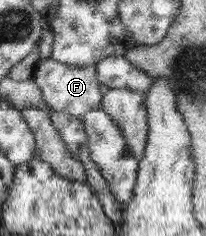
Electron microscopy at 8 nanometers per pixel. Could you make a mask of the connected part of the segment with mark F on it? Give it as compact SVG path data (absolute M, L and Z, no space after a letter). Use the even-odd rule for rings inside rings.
M52 56L37 61L32 77L42 89L42 94L49 110L56 110L76 116L82 120L86 112L98 109L103 99L102 86L97 77L97 65L75 67L58 62Z

